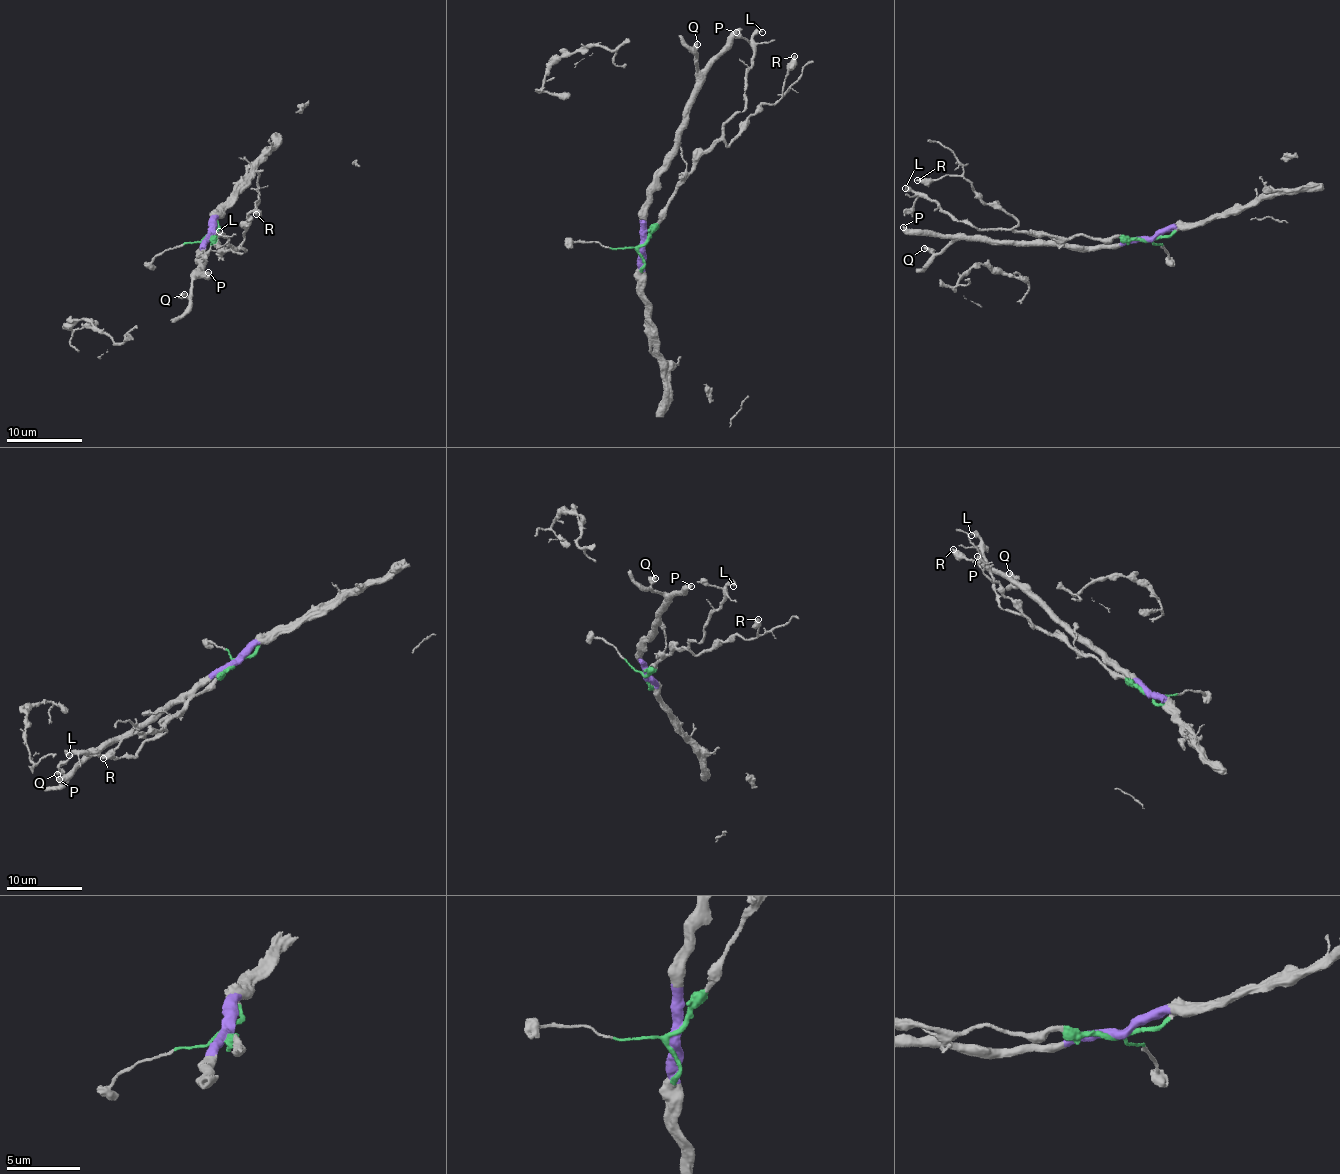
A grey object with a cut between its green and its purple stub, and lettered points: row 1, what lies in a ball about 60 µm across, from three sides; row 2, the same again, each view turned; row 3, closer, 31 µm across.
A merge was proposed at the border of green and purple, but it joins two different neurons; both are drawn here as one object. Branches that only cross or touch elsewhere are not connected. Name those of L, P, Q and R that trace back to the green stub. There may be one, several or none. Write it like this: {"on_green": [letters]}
{"on_green": ["L", "R"]}

